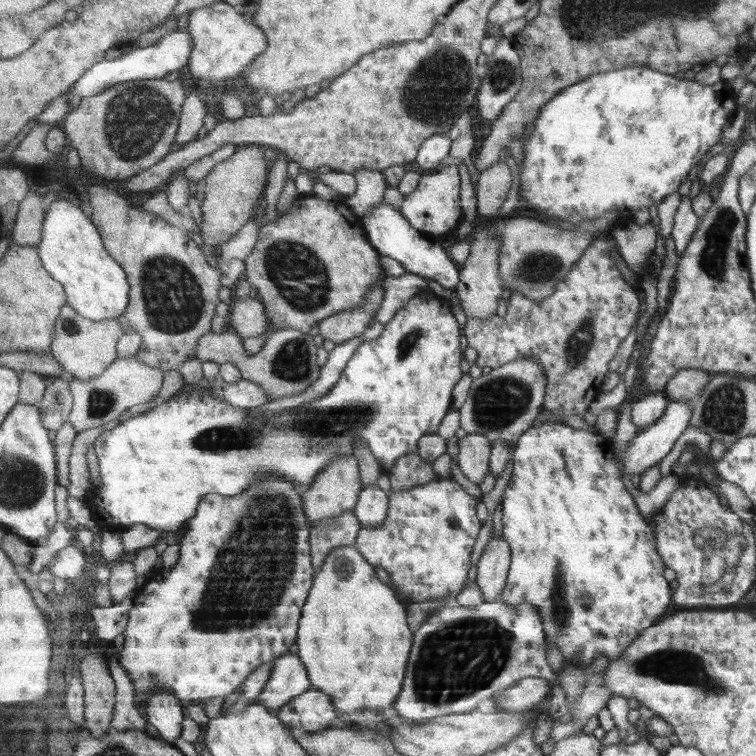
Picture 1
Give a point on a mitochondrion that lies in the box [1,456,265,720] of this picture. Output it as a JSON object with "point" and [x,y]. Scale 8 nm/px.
{"point":[58,705]}

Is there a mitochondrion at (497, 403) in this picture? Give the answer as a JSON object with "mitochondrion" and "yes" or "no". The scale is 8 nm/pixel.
{"mitochondrion":"yes"}

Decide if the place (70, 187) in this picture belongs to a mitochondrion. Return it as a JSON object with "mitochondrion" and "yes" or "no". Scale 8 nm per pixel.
{"mitochondrion":"no"}

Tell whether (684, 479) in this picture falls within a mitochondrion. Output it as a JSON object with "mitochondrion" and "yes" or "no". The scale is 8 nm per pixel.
{"mitochondrion":"no"}

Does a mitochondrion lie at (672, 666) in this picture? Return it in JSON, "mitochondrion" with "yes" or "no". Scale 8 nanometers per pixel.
{"mitochondrion":"yes"}

